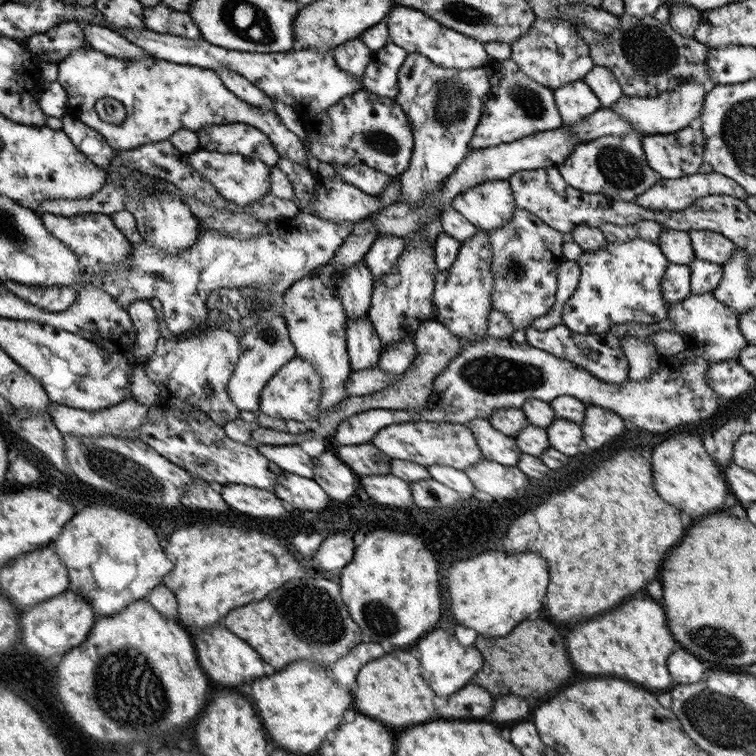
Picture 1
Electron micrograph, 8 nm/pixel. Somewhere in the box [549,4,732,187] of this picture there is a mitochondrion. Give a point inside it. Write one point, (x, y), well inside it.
(647, 48)

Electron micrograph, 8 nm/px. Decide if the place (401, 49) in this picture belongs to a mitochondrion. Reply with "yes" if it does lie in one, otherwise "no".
no

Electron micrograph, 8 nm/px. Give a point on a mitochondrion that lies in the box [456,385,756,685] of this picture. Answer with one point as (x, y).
(714, 641)

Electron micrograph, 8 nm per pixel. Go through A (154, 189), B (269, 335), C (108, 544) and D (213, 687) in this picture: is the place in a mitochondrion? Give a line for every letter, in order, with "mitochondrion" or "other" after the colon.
A: other
B: mitochondrion
C: other
D: other

